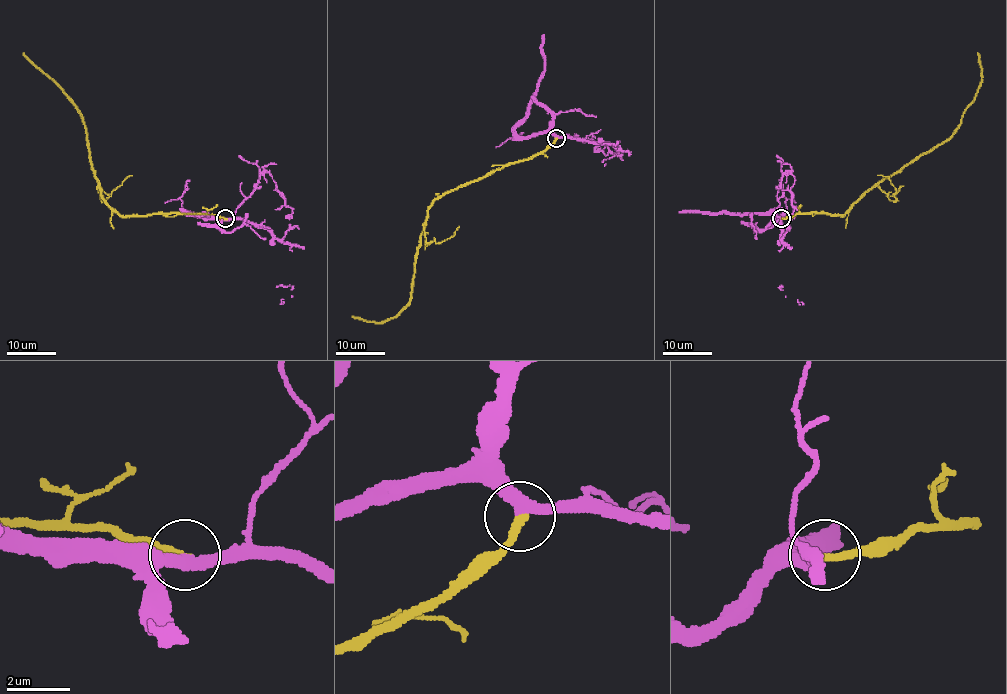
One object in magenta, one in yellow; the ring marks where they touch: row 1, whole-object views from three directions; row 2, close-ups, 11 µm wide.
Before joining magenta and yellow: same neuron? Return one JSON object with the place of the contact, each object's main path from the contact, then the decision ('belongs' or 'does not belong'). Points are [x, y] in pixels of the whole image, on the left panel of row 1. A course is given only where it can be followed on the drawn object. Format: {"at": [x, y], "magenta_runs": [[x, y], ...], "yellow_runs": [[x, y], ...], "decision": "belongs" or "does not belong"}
{"at": [225, 218], "magenta_runs": [[225, 218], [244, 218], [292, 245], [292, 295], [284, 301]], "yellow_runs": [[225, 218], [157, 213], [120, 216], [113, 211], [95, 179], [86, 128], [77, 107], [23, 52]], "decision": "belongs"}

